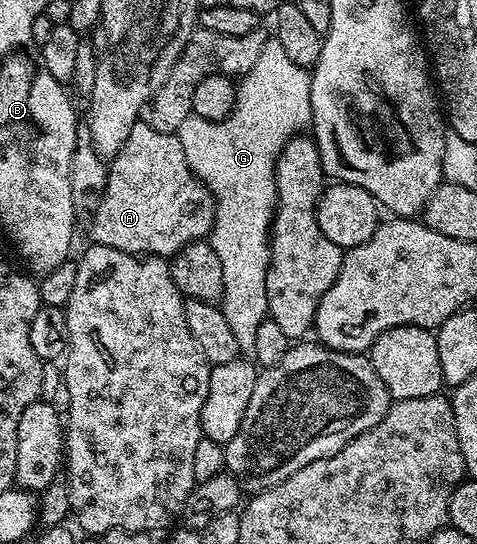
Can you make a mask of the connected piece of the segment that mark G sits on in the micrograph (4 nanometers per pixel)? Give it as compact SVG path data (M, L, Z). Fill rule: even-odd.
M275 36L269 37L254 68L250 68L250 72L239 79L236 107L230 112L230 116L221 122L211 122L191 113L186 120L182 120L178 131L182 152L186 152L186 164L190 164L190 168L212 193L212 200L216 203L210 241L222 264L224 295L220 297L218 305L244 352L254 350L258 326L268 318L266 272L272 251L272 220L276 217L276 158L291 138L309 129L312 121L311 83L311 73L290 60L290 55L284 51L282 44L278 44Z

